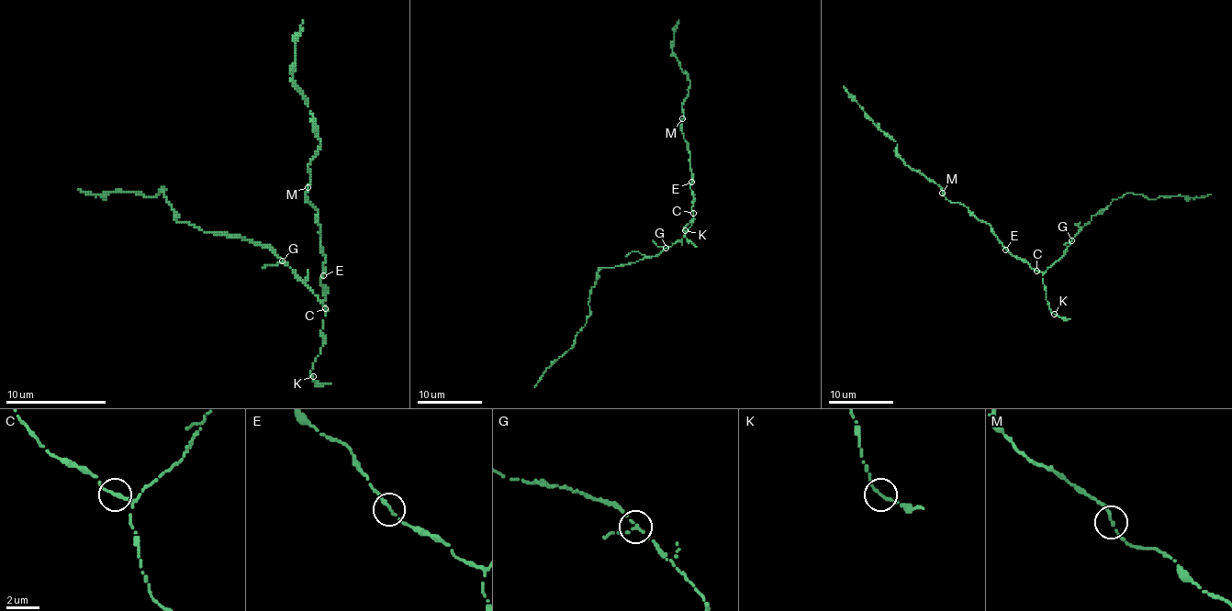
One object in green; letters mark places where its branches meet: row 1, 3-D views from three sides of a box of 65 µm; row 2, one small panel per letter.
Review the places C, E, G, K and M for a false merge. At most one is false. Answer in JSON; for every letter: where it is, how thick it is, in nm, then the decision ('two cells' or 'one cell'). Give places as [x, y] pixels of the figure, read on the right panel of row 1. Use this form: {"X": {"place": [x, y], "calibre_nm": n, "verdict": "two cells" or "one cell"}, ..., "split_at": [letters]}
{"C": {"place": [1036, 271], "calibre_nm": 190, "verdict": "one cell"}, "E": {"place": [1005, 249], "calibre_nm": 190, "verdict": "one cell"}, "G": {"place": [1071, 240], "calibre_nm": 180, "verdict": "one cell"}, "K": {"place": [1054, 314], "calibre_nm": 170, "verdict": "one cell"}, "M": {"place": [942, 193], "calibre_nm": 180, "verdict": "one cell"}, "split_at": []}

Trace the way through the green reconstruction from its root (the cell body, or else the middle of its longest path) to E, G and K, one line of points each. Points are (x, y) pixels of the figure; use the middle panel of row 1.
E: (693, 213), (691, 182)
G: (693, 213), (693, 222), (685, 235), (666, 248)
K: (693, 213), (691, 222), (684, 227), (685, 230)

